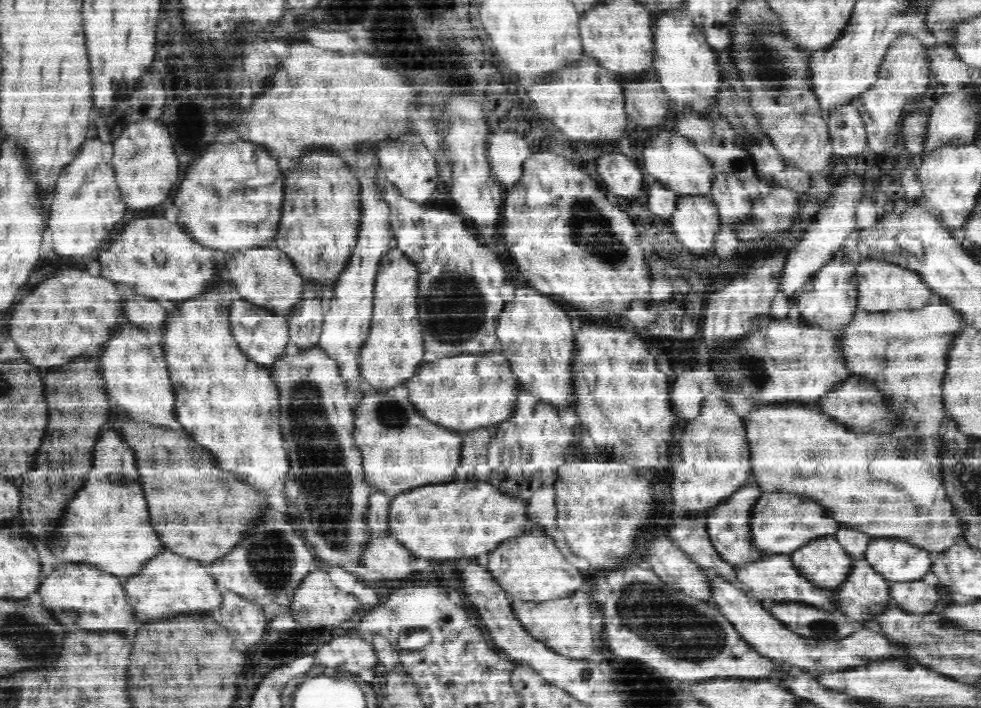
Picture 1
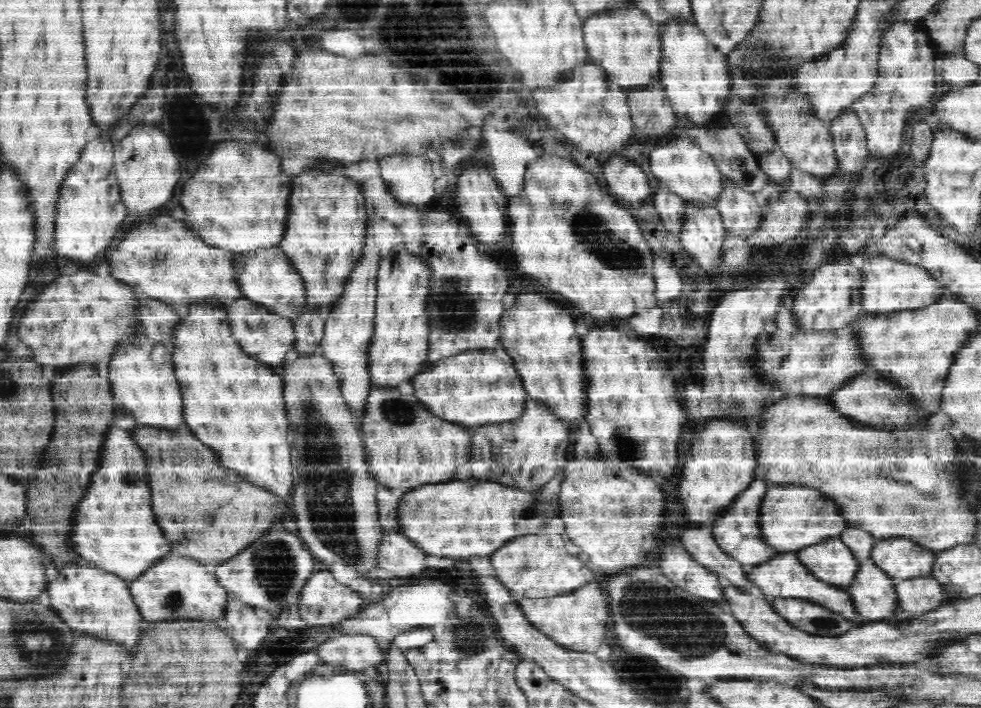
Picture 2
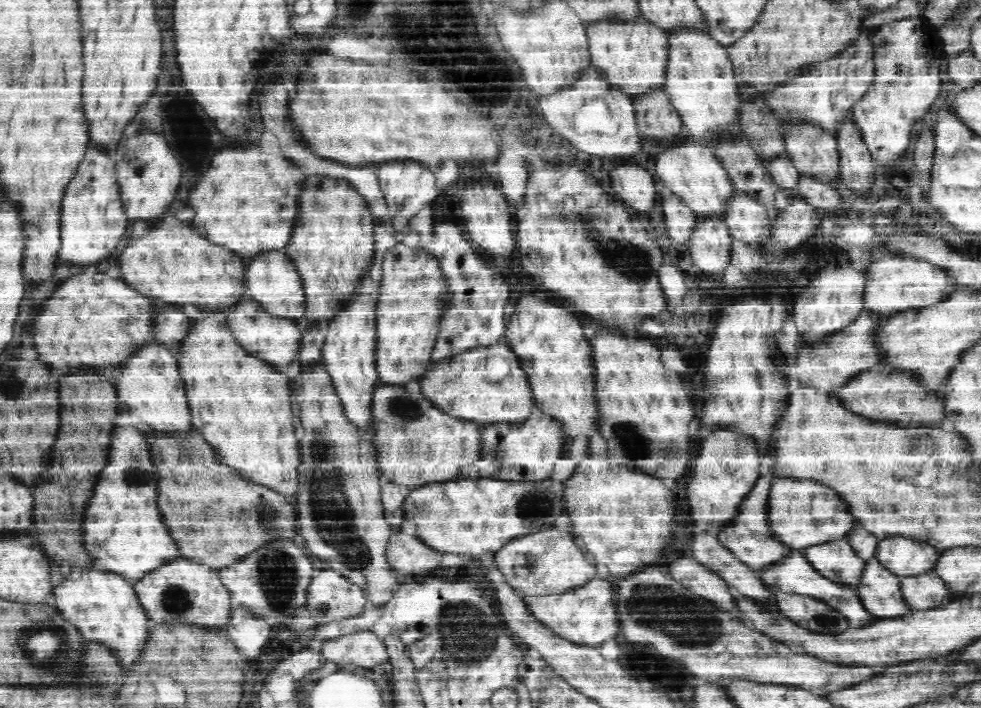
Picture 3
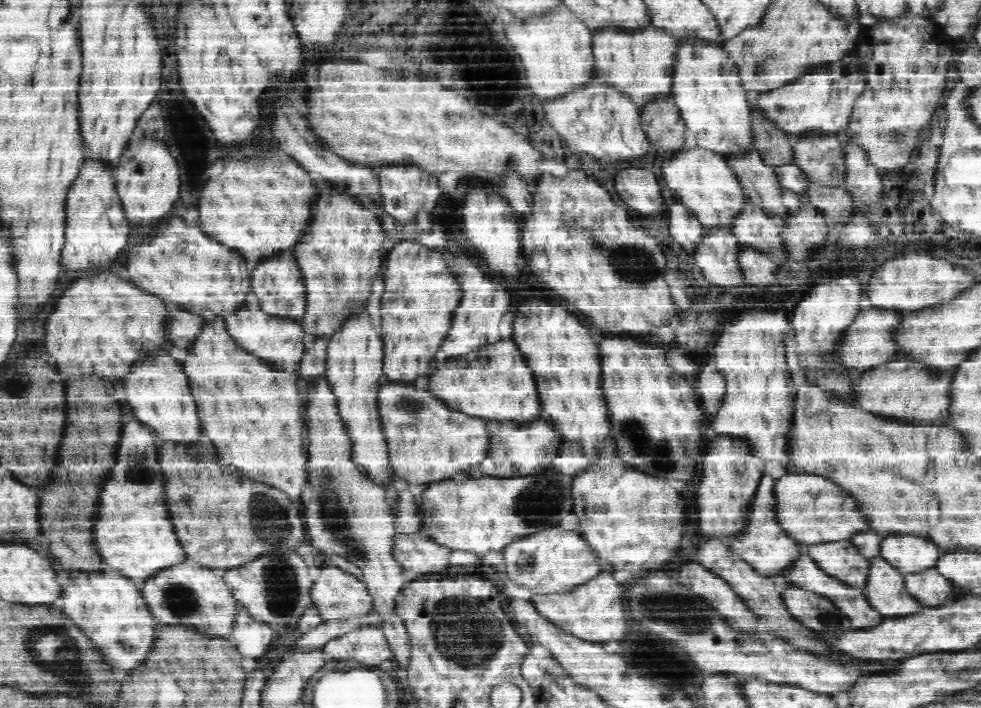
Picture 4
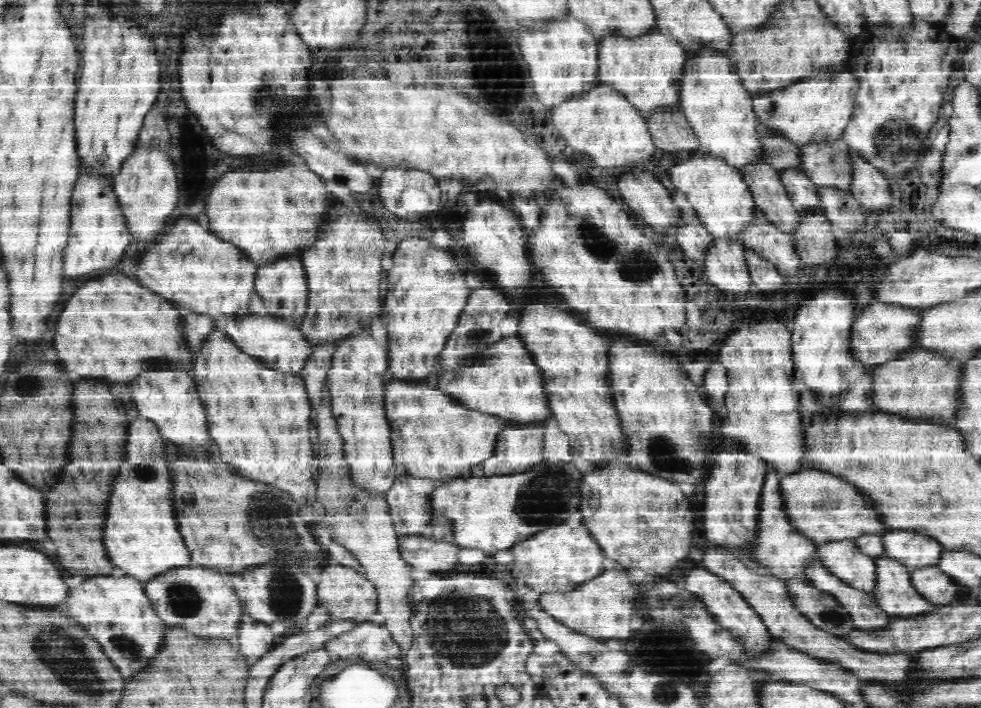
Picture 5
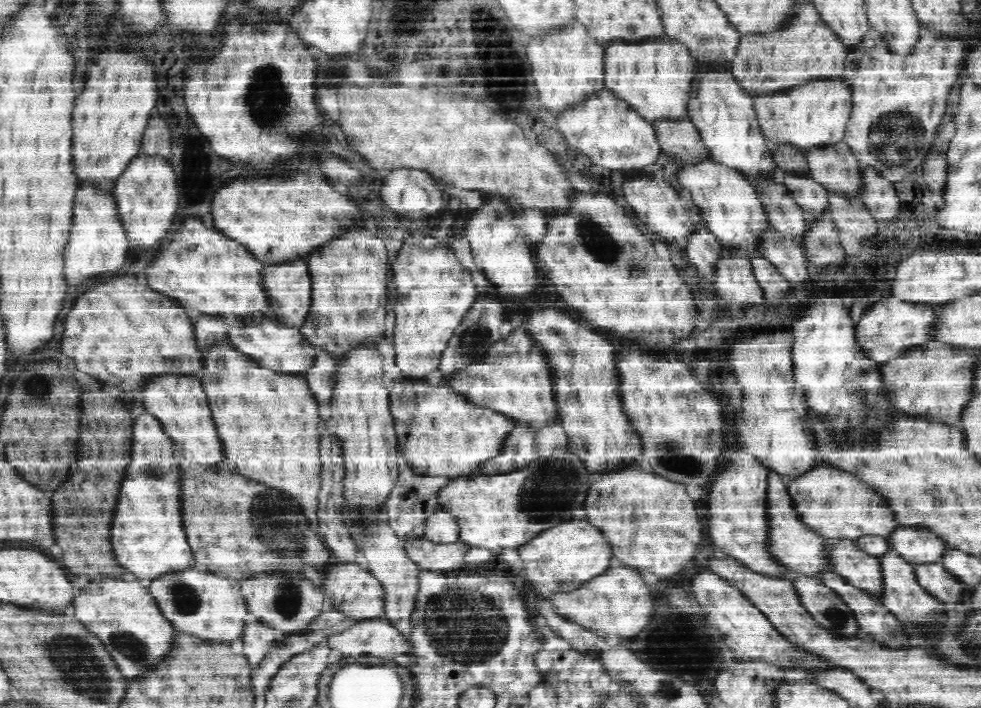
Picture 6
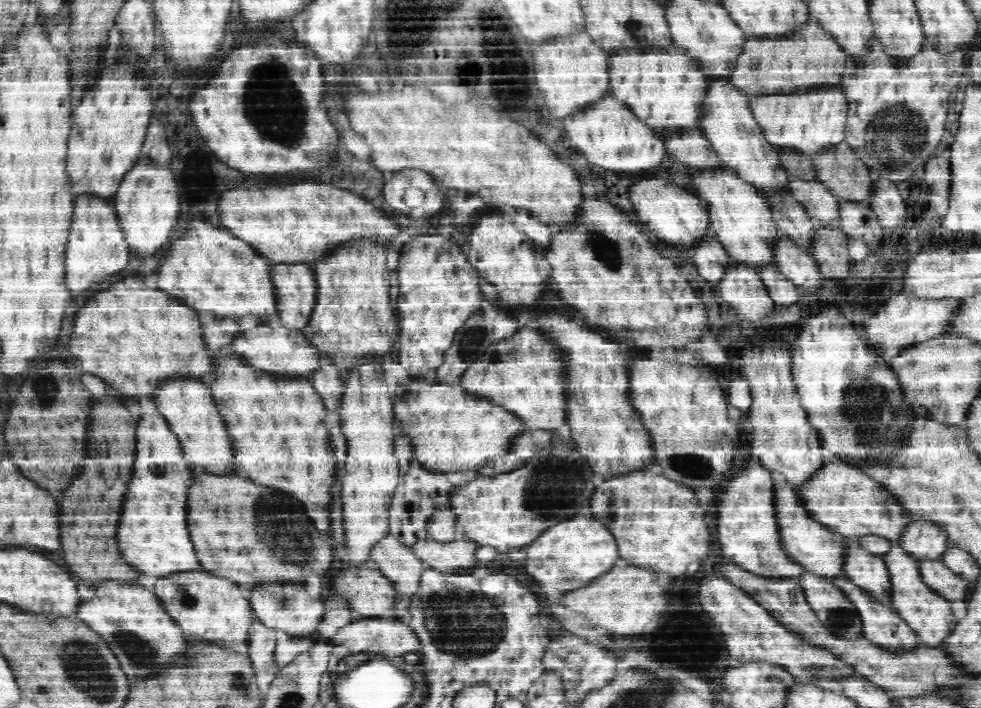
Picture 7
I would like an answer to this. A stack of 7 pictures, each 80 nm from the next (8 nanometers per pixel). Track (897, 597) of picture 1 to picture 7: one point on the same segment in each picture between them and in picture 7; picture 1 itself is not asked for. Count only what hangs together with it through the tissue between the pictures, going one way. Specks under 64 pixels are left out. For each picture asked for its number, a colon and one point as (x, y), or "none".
2: (919, 594)
3: (928, 589)
4: (930, 586)
5: (938, 586)
6: (934, 577)
7: (946, 582)

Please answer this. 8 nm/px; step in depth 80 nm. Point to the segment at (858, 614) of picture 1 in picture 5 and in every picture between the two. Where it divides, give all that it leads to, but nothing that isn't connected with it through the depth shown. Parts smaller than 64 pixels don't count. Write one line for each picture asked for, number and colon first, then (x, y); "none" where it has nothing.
2: (875, 593)
3: (881, 591)
4: (886, 590)
5: (897, 595)

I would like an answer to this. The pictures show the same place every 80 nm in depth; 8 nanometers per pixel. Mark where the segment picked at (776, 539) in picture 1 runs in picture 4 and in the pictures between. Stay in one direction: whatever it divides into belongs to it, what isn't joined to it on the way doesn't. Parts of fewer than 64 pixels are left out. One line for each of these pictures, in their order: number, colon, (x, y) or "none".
2: (794, 516)
3: (806, 511)
4: (814, 508)

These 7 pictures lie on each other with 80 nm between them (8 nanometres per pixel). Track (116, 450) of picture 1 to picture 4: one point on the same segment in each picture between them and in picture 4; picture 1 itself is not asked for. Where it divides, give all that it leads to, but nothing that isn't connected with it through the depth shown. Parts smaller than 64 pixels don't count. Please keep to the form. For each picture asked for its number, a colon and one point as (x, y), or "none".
2: (116, 530)
3: (130, 541)
4: (134, 532)

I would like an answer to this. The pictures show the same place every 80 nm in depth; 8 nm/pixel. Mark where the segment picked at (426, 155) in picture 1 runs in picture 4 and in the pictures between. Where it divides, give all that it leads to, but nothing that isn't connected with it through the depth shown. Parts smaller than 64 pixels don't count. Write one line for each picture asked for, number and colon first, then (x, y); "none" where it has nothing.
2: (409, 179)
3: (407, 187)
4: (406, 191)

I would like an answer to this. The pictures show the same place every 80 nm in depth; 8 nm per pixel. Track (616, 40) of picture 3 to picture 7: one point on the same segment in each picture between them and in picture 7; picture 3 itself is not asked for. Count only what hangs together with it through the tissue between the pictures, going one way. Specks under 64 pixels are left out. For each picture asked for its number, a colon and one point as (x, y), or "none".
4: (641, 64)
5: (649, 72)
6: (657, 78)
7: (667, 90)

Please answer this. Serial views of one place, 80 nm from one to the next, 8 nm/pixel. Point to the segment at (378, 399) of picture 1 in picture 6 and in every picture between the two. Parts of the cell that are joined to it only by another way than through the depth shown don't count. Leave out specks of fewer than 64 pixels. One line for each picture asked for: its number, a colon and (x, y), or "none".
2: (410, 446)
3: (419, 443)
4: (428, 441)
5: (435, 435)
6: (442, 433)

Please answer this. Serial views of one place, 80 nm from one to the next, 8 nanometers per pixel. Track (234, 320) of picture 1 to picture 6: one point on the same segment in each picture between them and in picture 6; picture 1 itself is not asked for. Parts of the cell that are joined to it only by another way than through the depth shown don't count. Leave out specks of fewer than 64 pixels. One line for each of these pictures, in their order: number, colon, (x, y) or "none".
2: (266, 336)
3: (275, 340)
4: (275, 340)
5: (278, 344)
6: (277, 347)

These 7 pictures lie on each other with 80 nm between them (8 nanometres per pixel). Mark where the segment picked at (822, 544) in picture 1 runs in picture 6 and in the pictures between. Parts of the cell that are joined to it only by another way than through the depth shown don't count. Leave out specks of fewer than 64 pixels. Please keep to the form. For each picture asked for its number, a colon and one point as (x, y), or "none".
2: (833, 561)
3: (838, 560)
4: (840, 559)
5: (843, 558)
6: (862, 570)

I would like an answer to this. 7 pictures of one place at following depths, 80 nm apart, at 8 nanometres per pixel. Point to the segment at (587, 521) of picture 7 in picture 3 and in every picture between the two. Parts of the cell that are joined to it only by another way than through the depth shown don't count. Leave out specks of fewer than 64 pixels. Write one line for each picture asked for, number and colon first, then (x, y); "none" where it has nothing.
3: (549, 562)
4: (558, 560)
5: (559, 560)
6: (563, 558)

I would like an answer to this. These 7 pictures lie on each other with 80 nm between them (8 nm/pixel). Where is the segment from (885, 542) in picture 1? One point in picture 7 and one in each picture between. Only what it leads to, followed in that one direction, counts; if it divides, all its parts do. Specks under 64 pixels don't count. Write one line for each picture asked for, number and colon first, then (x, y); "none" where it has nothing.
2: (902, 558)
3: (906, 556)
4: (910, 553)
5: (915, 549)
6: (917, 544)
7: (925, 538)

